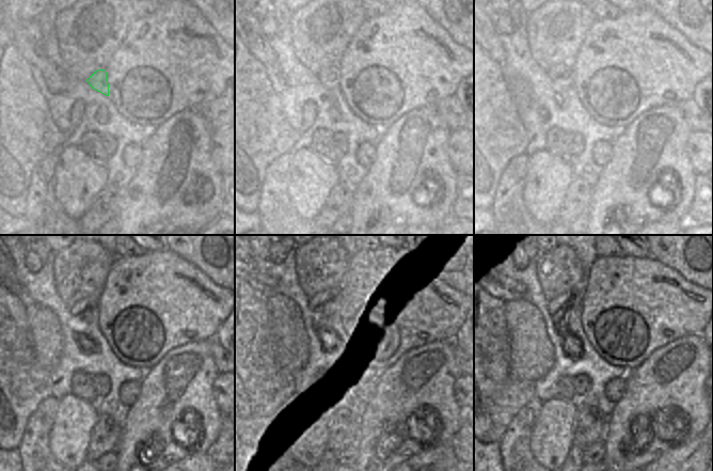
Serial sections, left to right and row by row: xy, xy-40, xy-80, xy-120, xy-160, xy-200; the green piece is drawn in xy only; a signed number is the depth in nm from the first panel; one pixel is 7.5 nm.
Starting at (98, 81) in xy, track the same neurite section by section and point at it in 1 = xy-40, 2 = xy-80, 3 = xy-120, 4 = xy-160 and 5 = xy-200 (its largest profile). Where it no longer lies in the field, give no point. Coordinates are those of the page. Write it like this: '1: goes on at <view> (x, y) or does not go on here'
1: goes on at xy-40 (329, 77)
2: goes on at xy-80 (563, 74)
3: goes on at xy-120 (83, 312)
4: goes on at xy-160 (320, 303)
5: goes on at xy-200 (558, 308)

